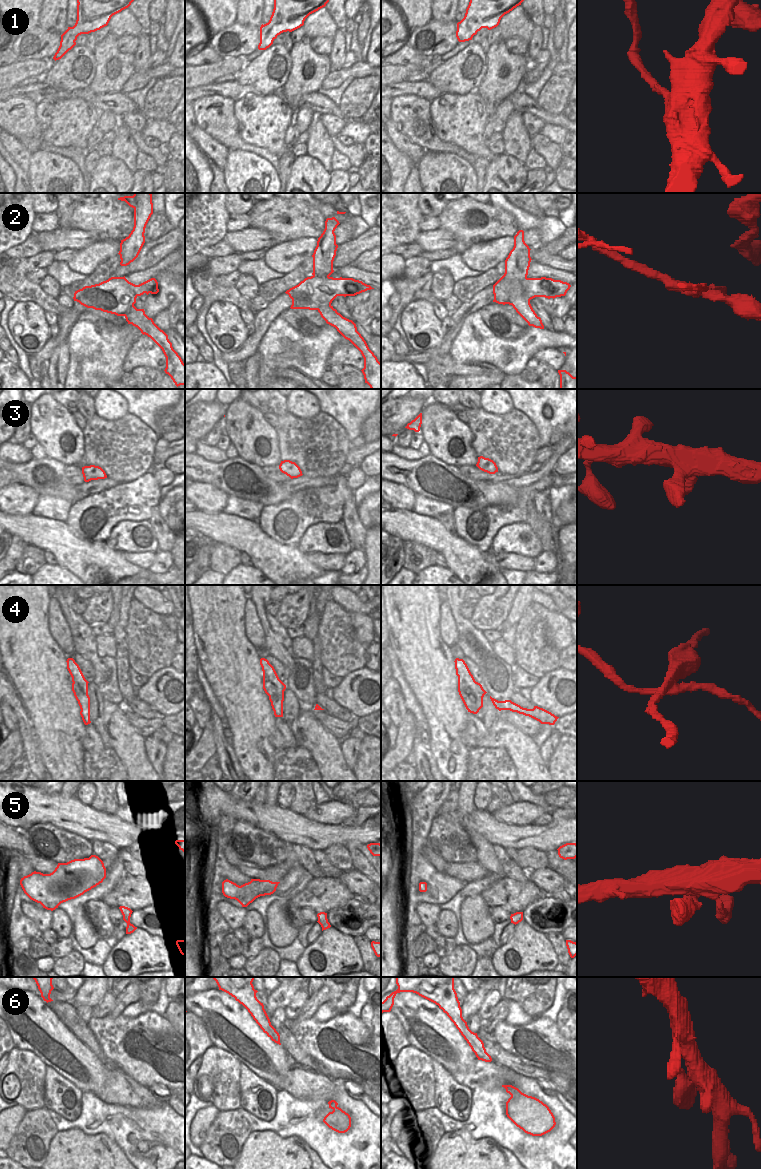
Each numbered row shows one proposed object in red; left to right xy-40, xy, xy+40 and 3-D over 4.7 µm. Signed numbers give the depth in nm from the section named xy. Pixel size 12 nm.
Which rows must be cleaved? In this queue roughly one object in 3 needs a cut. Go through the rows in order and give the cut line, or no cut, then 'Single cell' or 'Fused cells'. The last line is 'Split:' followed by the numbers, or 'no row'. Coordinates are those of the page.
1: Split along xy (263, 25), (268, 28), (266, 38), (272, 42). Fused cells
2: Split along xy+40 (501, 277), (510, 280), (512, 289), (529, 300). Fused cells
3: No split. Single cell
4: Split along xy+40 (458, 676), (475, 693), (483, 691). Fused cells
5: No split. Single cell
6: No split. Single cell
Split: 1, 2, 4.

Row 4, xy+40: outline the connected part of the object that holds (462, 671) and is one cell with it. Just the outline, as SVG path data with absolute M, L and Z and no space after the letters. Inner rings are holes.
M455 659L456 675L462 678L465 686L469 686L475 694L481 694L483 687L480 683L476 682L473 675L471 674L467 664L463 659Z

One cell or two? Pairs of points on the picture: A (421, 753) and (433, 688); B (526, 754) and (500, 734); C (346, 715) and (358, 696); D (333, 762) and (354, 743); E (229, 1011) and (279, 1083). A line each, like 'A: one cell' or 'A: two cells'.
A: two cells
B: one cell
C: two cells
D: two cells
E: two cells

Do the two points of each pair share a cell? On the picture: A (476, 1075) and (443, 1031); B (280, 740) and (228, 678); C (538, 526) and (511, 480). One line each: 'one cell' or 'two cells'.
A: two cells
B: two cells
C: two cells

